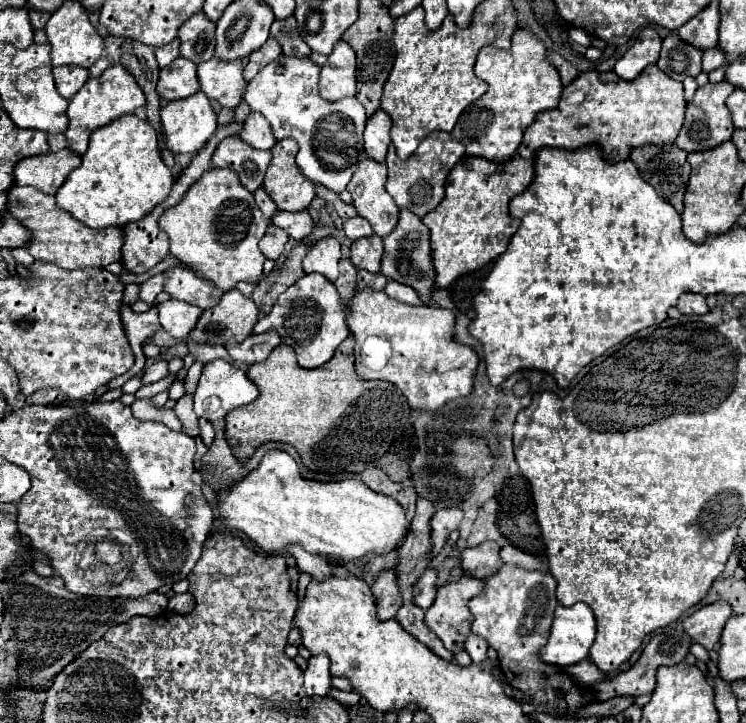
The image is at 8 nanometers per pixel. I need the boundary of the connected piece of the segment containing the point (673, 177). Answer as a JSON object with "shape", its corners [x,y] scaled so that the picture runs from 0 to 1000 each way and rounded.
{"shape":[[[863,201],[845,212],[845,220],[858,234],[861,245],[912,295],[917,292],[917,264],[925,248],[920,214],[922,212],[906,201]]]}

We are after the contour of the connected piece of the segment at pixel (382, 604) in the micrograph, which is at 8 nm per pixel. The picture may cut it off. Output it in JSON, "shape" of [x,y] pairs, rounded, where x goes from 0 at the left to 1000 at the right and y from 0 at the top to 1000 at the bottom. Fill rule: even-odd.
{"shape":[[[525,787],[515,790],[504,801],[504,806],[499,809],[499,820],[501,820],[504,837],[507,837],[507,853],[515,859],[531,853],[531,845],[539,837],[539,826],[536,826],[536,817],[531,809],[531,795]]]}

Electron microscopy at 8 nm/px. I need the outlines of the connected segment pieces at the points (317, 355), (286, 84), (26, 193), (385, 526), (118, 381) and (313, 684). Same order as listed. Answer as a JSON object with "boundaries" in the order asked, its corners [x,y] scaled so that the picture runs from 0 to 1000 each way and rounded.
{"boundaries":[[[[426,378],[408,380],[391,397],[386,397],[365,422],[362,433],[349,438],[338,461],[373,458],[381,477],[389,477],[397,485],[399,505],[410,510],[429,508],[442,499],[453,477],[469,466],[469,455],[464,452],[464,425],[456,414],[453,400]]],[[[383,79],[362,87],[332,113],[327,137],[340,155],[357,159],[365,173],[370,195],[394,192],[402,203],[397,228],[418,253],[429,253],[448,267],[458,267],[488,220],[485,184],[491,173],[491,154],[480,137],[458,137],[453,142],[434,140],[426,129],[429,95],[413,79]]],[[[19,256],[11,264],[11,292],[24,303],[38,320],[40,333],[35,336],[38,350],[56,364],[72,364],[83,372],[121,372],[121,369],[142,369],[161,358],[164,342],[164,317],[145,314],[145,317],[121,317],[113,308],[94,300],[94,295],[75,286],[72,272],[59,270],[46,259],[24,259]]],[[[375,621],[357,624],[357,629],[340,651],[335,651],[314,671],[290,679],[290,687],[279,696],[284,707],[290,707],[292,729],[324,734],[357,768],[386,765],[389,754],[402,754],[408,762],[429,768],[440,779],[469,779],[480,773],[493,773],[499,768],[520,768],[528,759],[534,759],[539,754],[539,746],[547,740],[547,721],[539,698],[531,690],[499,679],[483,663],[461,663],[448,668],[408,663],[397,638]]],[[[164,420],[161,425],[161,436],[166,448],[170,469],[177,480],[181,491],[181,502],[177,506],[174,516],[168,516],[161,521],[150,524],[145,530],[145,539],[162,537],[177,520],[185,517],[188,510],[192,510],[196,501],[196,494],[190,487],[190,474],[204,466],[206,461],[212,461],[214,444],[212,444],[212,427],[201,425],[196,433],[182,434],[174,423]]],[[[437,906],[416,909],[413,923],[408,928],[408,959],[413,964],[421,961],[437,961],[442,956],[442,928],[440,928],[440,911]]]]}

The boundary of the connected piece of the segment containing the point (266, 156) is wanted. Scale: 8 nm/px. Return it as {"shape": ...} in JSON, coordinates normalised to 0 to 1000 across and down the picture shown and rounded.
{"shape":[[[316,187],[298,192],[284,214],[287,231],[306,231],[316,237],[324,256],[338,267],[346,259],[351,259],[359,225],[362,225],[362,209],[340,206]]]}

